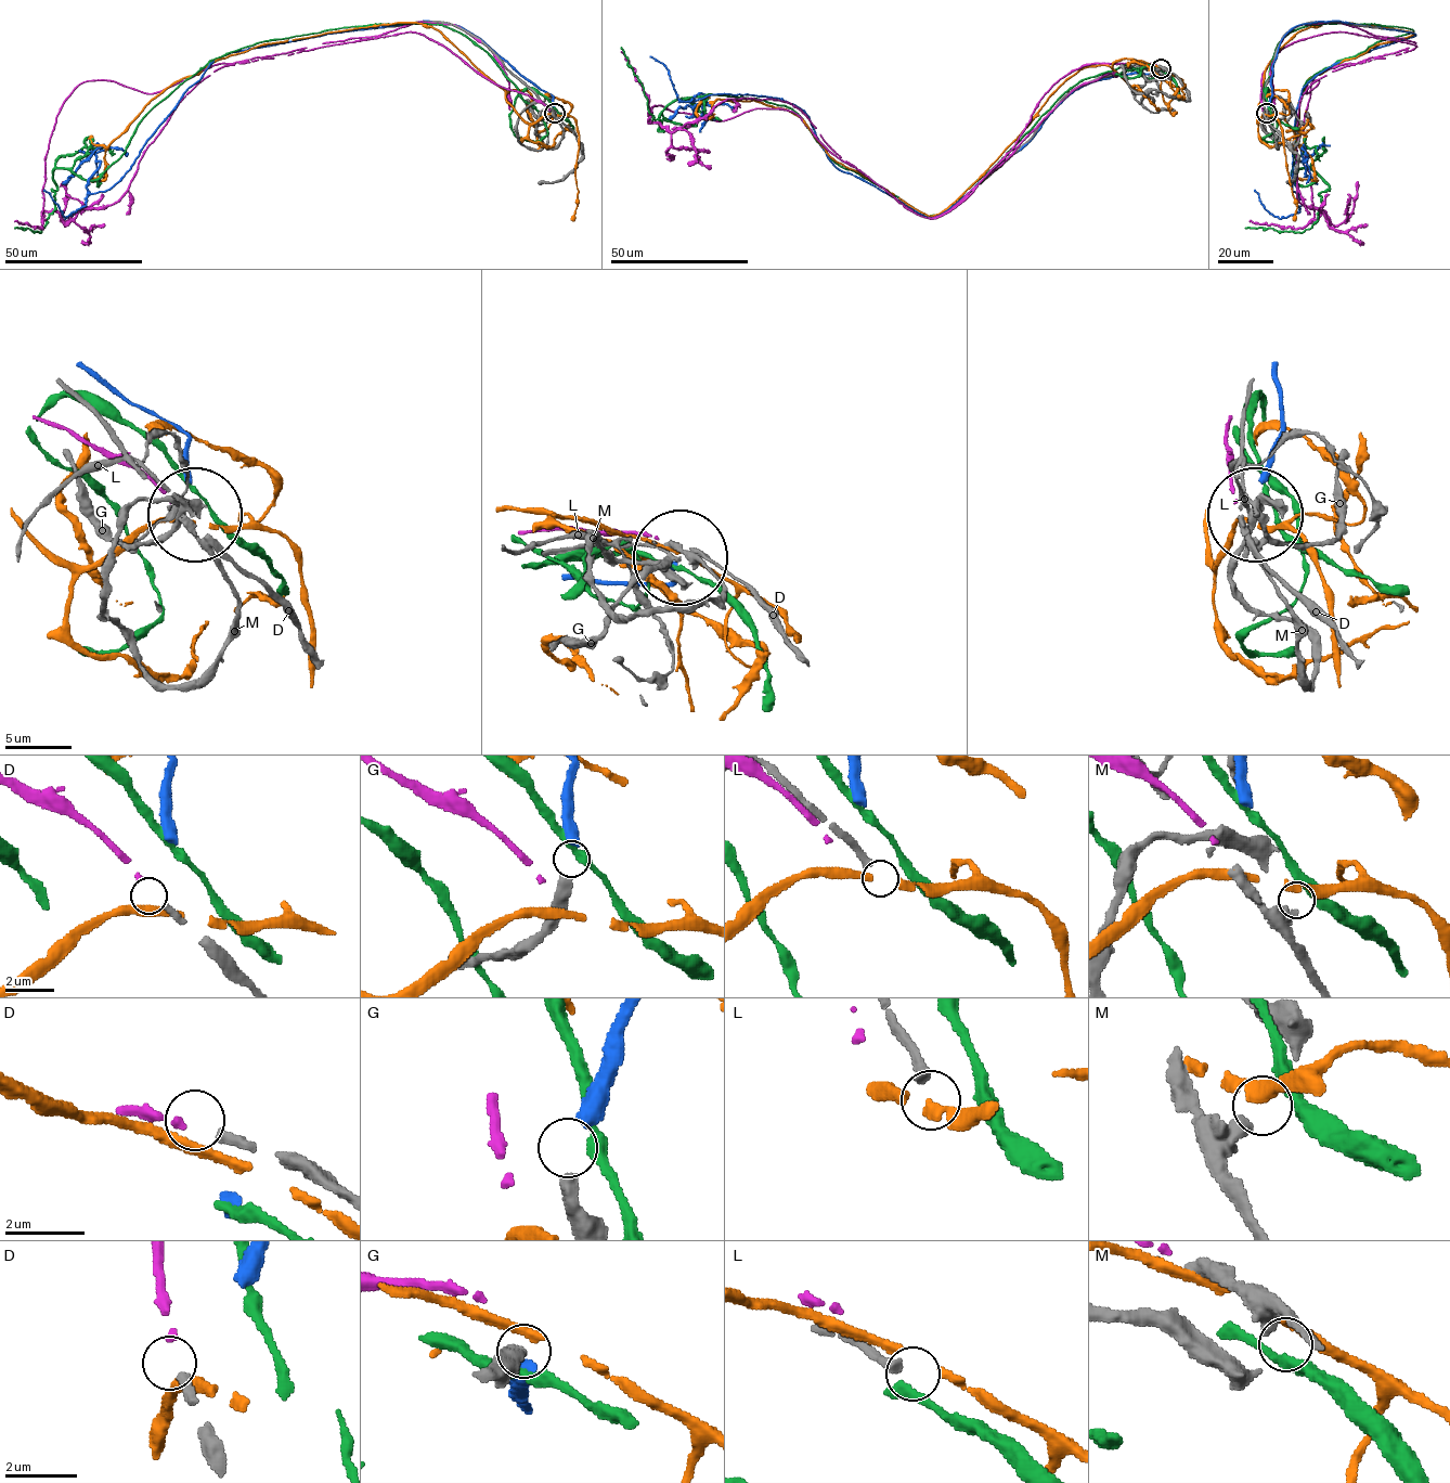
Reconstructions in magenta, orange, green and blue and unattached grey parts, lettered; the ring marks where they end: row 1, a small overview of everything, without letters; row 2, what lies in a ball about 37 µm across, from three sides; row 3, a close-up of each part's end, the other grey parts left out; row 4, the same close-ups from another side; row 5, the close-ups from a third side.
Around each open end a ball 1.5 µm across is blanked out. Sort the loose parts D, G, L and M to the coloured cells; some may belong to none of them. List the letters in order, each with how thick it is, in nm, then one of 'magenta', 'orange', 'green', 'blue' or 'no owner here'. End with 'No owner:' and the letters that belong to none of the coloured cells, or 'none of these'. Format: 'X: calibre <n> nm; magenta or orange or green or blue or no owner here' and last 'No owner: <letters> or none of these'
D: calibre 280 nm; magenta
G: calibre 420 nm; blue
L: calibre 280 nm; no owner here
M: calibre 550 nm; no owner here
No owner: L, M

